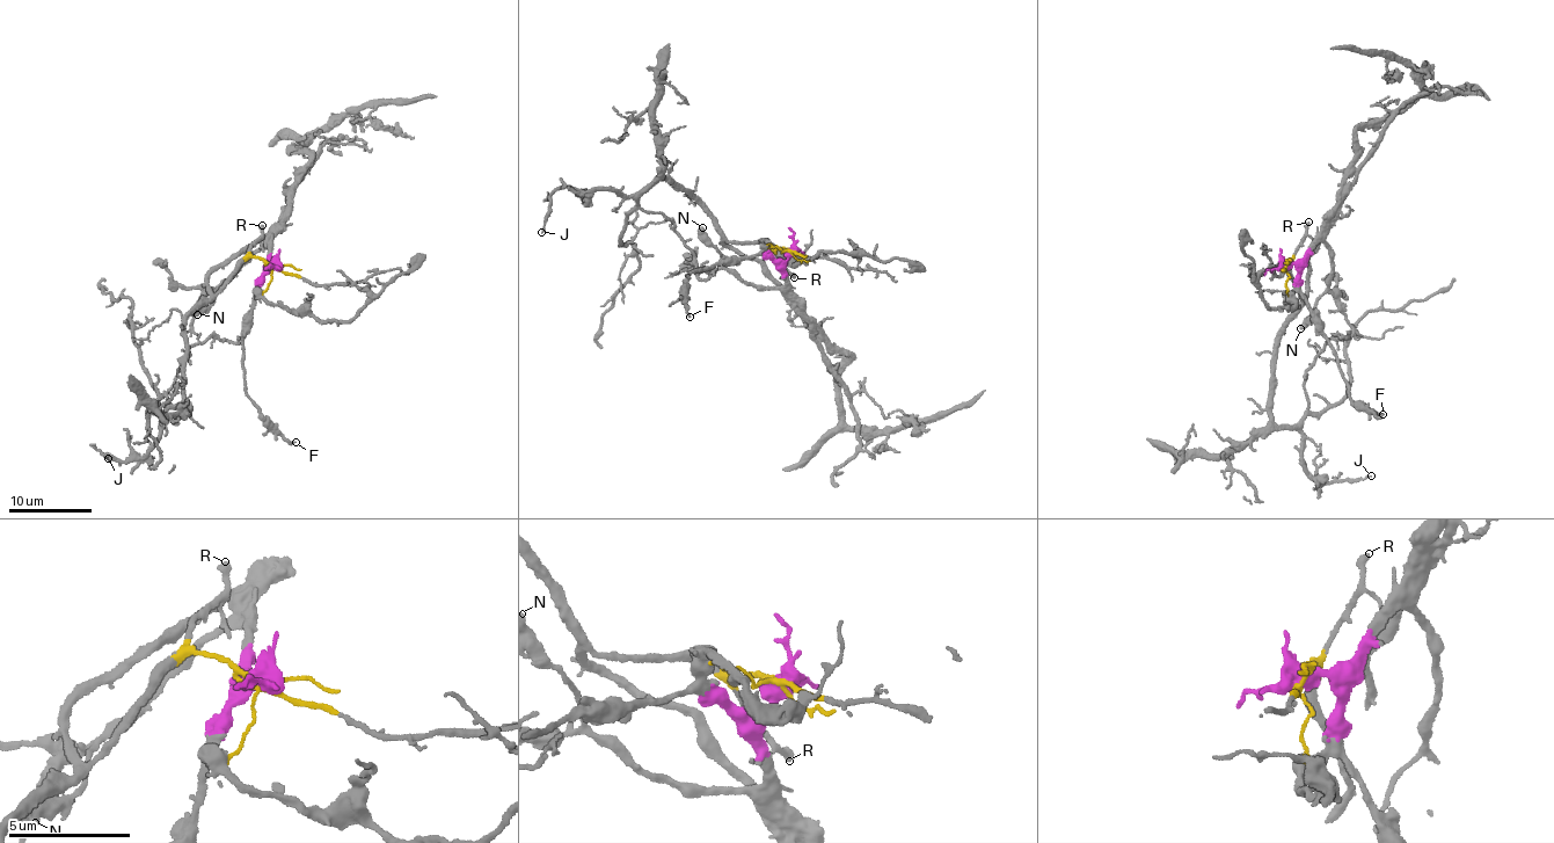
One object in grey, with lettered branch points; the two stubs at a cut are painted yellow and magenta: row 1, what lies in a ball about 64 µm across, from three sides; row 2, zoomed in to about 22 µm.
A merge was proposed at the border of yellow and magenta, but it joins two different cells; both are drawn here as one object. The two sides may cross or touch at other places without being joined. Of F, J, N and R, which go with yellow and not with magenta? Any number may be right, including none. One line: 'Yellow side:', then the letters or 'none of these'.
Yellow side: J, R

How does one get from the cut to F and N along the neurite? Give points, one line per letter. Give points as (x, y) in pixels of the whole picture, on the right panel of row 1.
F: (1284, 267), (1299, 275), (1300, 295), (1314, 327), (1327, 339), (1352, 401), (1370, 407), (1377, 418), (1384, 414)
N: (1284, 267), (1320, 241), (1326, 244), (1333, 266), (1326, 289), (1299, 328)

